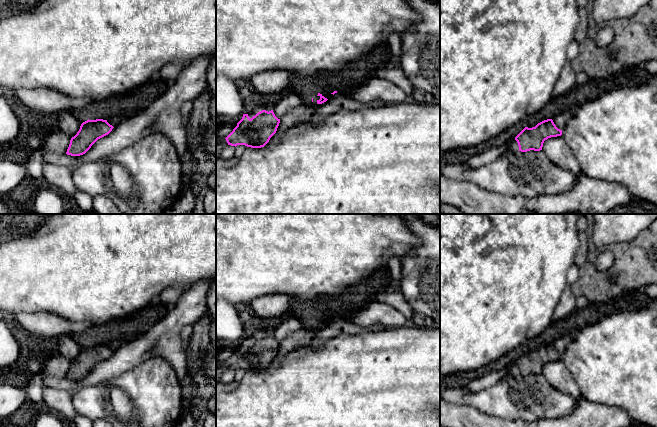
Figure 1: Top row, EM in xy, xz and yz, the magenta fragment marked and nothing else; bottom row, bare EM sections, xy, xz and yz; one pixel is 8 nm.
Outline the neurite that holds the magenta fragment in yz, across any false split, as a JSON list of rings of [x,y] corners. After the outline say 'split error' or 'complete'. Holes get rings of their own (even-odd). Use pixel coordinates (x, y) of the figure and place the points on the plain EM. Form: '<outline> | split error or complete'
[[[552,343],[544,344],[538,347],[535,351],[525,351],[510,367],[510,373],[504,380],[509,380],[511,377],[517,375],[540,375],[542,374],[545,364],[561,359],[562,354],[556,351]]] | split error

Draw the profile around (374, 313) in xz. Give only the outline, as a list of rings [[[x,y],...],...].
[[[376,301],[348,315],[346,320],[364,328],[377,324],[387,328],[408,325],[406,317],[401,312],[388,304]]]

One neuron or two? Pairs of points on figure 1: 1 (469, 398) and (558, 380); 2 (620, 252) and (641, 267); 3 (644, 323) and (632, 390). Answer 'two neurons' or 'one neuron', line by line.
1: two neurons
2: one neuron
3: one neuron

